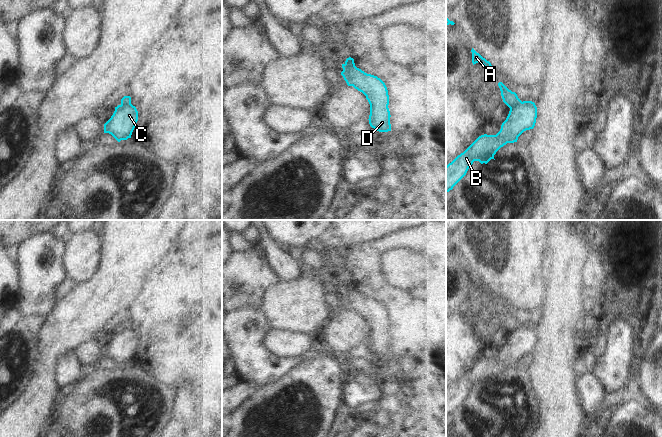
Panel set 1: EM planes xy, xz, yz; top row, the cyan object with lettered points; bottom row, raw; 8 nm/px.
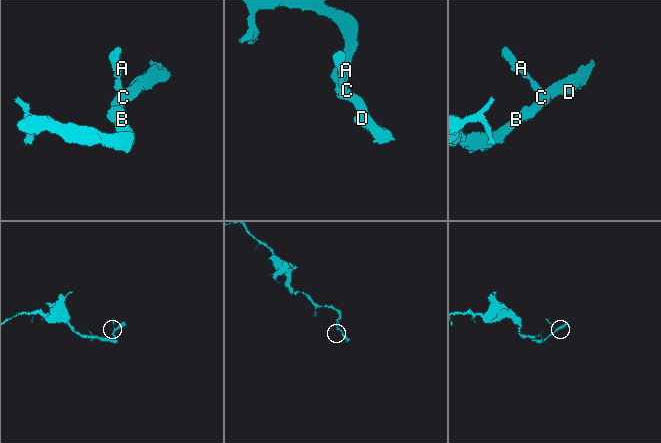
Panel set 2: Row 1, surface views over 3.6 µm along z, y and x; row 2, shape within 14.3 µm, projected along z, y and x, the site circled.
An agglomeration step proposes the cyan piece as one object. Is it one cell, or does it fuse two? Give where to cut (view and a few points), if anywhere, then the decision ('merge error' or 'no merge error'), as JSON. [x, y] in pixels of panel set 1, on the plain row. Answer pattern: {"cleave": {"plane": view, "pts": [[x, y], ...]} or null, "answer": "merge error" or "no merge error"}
{"cleave": {"plane": "yz", "pts": [[521, 325], [510, 333]]}, "answer": "merge error"}

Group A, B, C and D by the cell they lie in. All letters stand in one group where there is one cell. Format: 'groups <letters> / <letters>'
groups A / B C D

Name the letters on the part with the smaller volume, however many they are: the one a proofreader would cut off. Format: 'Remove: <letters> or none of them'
Remove: A

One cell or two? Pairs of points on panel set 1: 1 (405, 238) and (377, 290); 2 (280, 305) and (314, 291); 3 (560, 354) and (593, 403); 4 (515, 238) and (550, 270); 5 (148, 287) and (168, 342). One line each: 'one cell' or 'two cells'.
1: one cell
2: one cell
3: two cells
4: two cells
5: two cells

